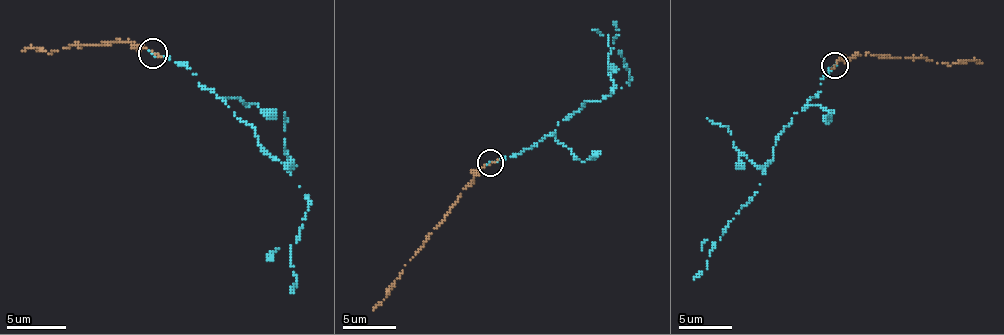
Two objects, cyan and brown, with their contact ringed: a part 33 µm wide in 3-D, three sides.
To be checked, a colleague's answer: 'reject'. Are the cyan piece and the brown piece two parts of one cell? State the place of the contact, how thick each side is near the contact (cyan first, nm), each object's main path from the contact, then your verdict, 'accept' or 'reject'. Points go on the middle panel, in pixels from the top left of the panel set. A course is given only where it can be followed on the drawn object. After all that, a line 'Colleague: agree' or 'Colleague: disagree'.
at (490, 163); 200 nm thick on the cyan side, 160 nm on the other; cyan runs (489, 162), (532, 149), (584, 104), (606, 98), (627, 83), (629, 72), (613, 48), (619, 35), (613, 22); brown runs (492, 162), (484, 165), (397, 278), (389, 294), (373, 310); reject
Colleague: agree

